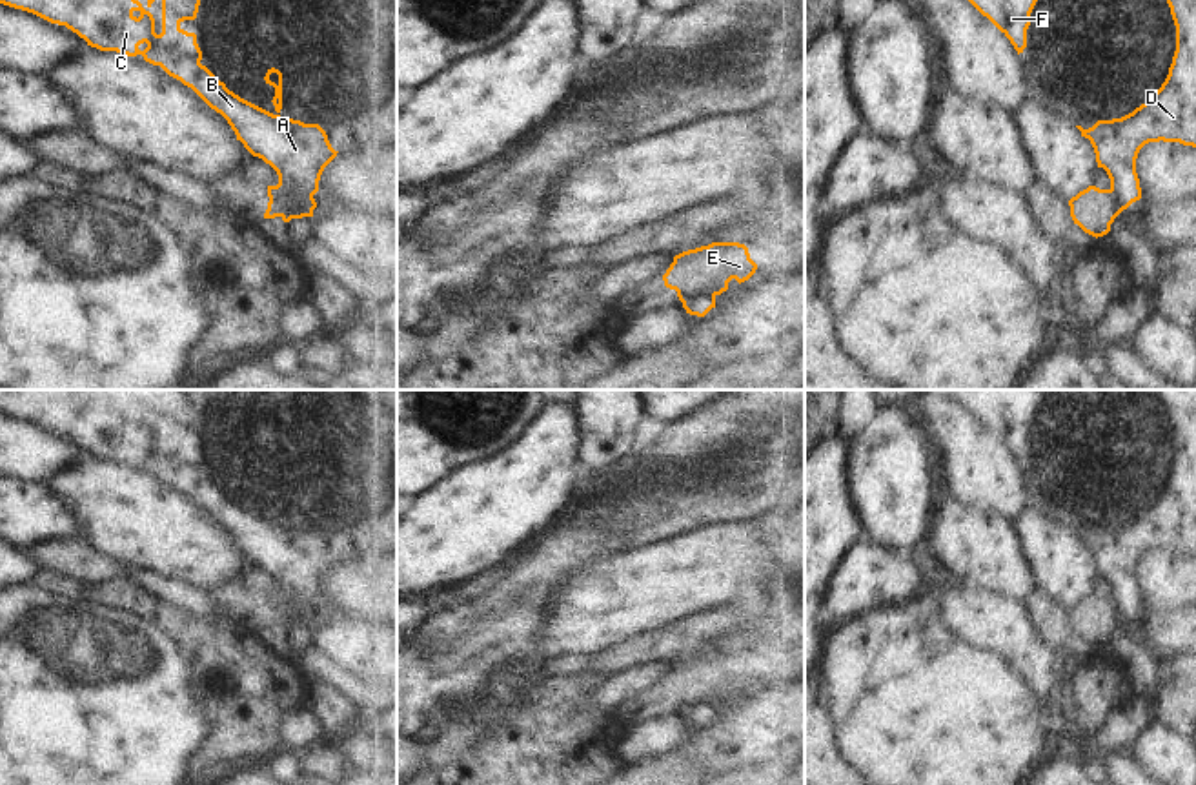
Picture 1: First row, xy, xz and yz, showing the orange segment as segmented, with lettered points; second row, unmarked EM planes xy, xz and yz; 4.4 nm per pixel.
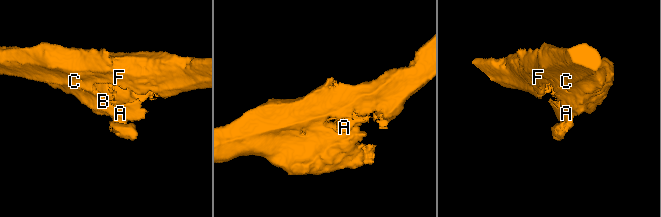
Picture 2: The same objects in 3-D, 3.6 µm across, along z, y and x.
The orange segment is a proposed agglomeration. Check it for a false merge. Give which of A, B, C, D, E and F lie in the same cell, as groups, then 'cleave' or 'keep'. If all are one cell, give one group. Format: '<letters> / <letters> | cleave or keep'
A B C D F / E | cleave

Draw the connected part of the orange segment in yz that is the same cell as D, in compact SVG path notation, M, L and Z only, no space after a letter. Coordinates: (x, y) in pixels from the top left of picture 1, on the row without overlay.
M1196 390L1156 392L1165 401L1176 433L1176 459L1165 490L1145 512L1121 526L1098 528L1089 537L1076 534L1090 548L1098 576L1107 579L1110 601L1121 619L1141 607L1136 566L1145 552L1163 548L1196 556Z

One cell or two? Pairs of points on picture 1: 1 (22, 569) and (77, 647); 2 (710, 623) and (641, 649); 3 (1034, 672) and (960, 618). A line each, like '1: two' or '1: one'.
1: two
2: one
3: one

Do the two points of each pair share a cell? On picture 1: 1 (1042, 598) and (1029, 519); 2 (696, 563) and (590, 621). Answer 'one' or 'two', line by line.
1: two
2: one

